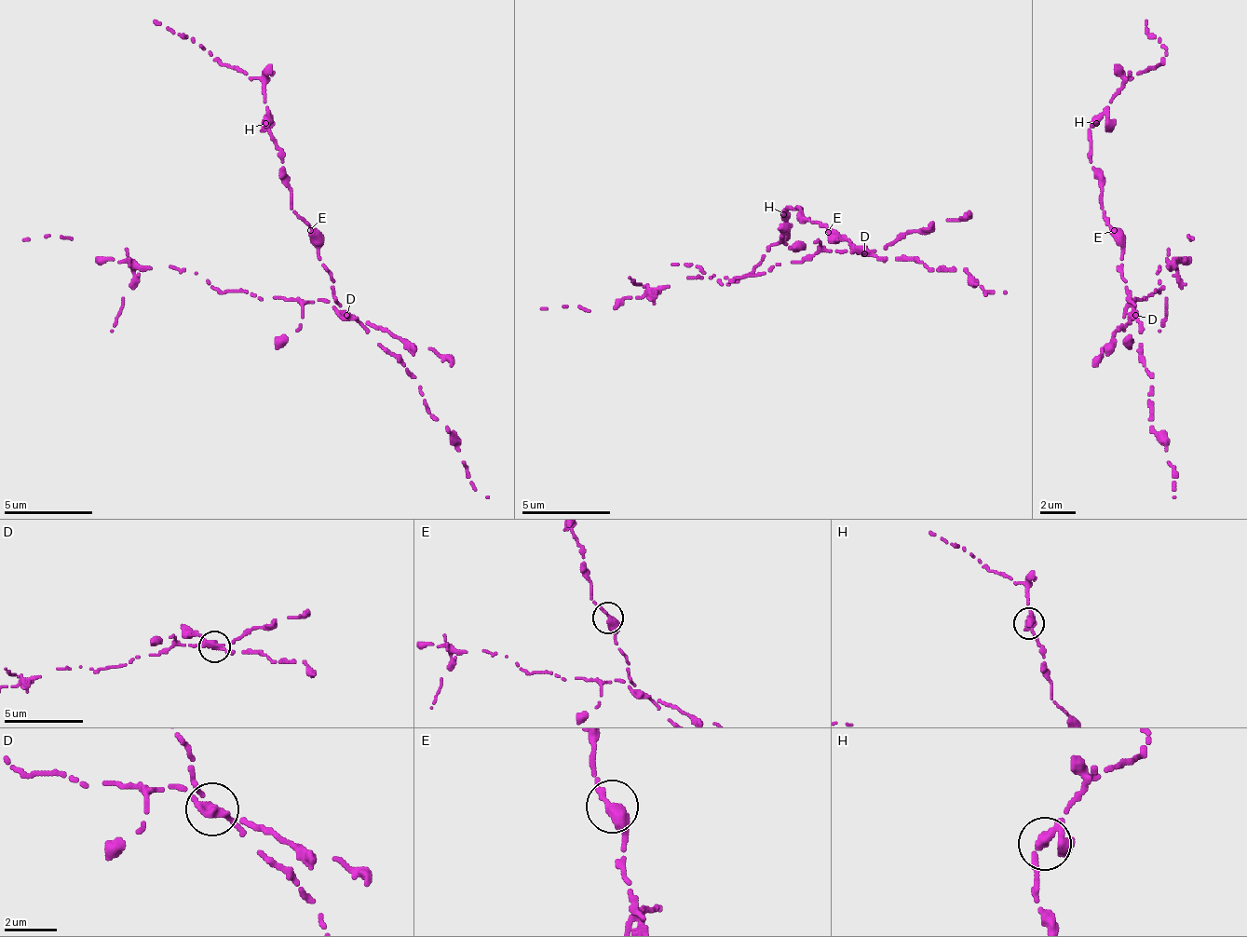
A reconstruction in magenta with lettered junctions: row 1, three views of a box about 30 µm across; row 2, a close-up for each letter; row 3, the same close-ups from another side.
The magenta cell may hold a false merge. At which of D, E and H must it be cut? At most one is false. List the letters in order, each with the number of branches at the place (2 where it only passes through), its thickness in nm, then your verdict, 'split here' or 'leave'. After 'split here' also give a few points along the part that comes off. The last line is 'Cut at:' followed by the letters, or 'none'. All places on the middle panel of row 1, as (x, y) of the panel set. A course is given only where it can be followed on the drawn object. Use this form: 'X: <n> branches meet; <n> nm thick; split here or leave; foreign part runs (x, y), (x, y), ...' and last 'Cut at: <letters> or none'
D: 3 branches meet; 280 nm thick; split here; foreign part runs (863, 254), (846, 250), (819, 250), (735, 277), (685, 277), (589, 312), (539, 307)
E: 2 branches meet; 360 nm thick; leave
H: 3 branches meet; 240 nm thick; leave
Cut at: D

